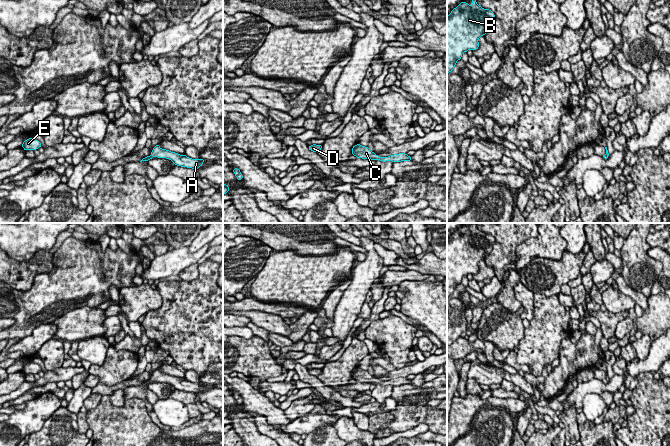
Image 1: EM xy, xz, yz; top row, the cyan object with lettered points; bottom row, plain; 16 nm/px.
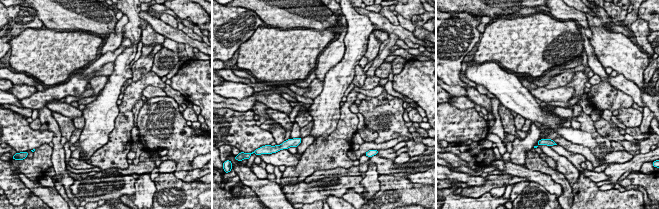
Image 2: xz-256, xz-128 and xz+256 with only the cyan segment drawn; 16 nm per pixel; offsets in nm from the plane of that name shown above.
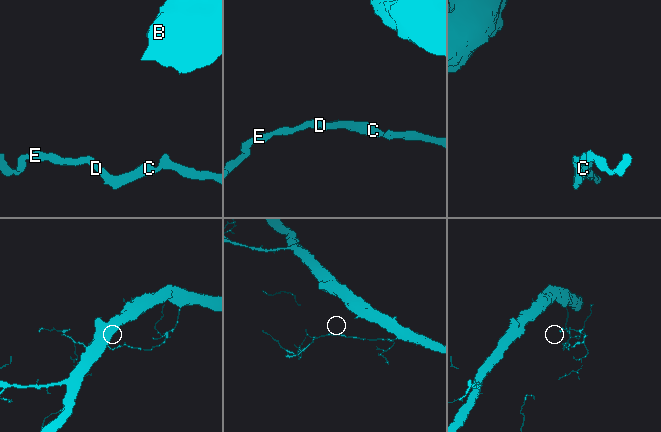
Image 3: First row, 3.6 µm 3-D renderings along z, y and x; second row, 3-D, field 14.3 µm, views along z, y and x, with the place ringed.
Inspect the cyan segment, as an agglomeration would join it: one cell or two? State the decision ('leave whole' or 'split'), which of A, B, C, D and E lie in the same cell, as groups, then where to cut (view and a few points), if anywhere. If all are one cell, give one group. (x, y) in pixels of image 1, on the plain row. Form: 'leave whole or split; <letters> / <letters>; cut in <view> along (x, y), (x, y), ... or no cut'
leave whole; A B C D E; no cut

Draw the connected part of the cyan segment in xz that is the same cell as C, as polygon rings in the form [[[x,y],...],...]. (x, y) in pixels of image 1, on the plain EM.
[[[356,368],[352,371],[352,379],[357,382],[362,383],[371,383],[371,384],[380,384],[383,386],[392,385],[392,386],[401,386],[401,385],[411,385],[412,381],[408,380],[406,377],[399,377],[390,379],[388,381],[380,381],[372,376],[368,371],[362,370],[360,368]]]

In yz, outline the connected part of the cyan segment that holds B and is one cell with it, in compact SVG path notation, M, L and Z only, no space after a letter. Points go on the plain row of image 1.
M476 223L472 224L471 230L466 226L460 226L451 235L447 240L447 297L454 293L464 276L478 273L478 263L490 254L494 243L495 238L491 234L479 230Z

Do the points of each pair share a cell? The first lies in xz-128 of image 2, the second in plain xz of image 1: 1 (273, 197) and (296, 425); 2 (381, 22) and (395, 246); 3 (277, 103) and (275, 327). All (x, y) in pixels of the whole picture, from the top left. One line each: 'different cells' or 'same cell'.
1: different cells
2: same cell
3: same cell

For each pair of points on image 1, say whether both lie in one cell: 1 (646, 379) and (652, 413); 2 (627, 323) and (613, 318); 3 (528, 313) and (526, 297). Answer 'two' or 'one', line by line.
1: one
2: two
3: one

